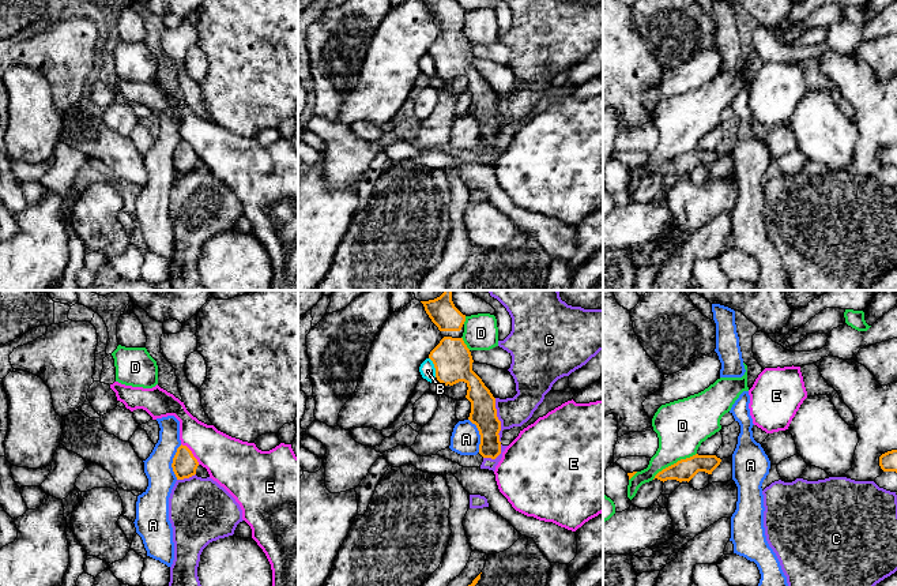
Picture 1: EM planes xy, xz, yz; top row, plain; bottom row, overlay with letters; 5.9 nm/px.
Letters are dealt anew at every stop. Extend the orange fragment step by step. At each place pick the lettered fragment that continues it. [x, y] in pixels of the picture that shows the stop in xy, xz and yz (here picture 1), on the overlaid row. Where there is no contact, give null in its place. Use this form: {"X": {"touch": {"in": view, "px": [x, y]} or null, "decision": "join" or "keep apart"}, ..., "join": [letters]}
{"A": {"touch": {"in": "xy", "px": [173, 462]}, "decision": "keep apart"}, "B": {"touch": {"in": "xz", "px": [434, 367]}, "decision": "keep apart"}, "C": {"touch": {"in": "xz", "px": [498, 420]}, "decision": "keep apart"}, "D": {"touch": {"in": "yz", "px": [674, 464]}, "decision": "keep apart"}, "E": {"touch": {"in": "xy", "px": [191, 453]}, "decision": "keep apart"}, "join": []}

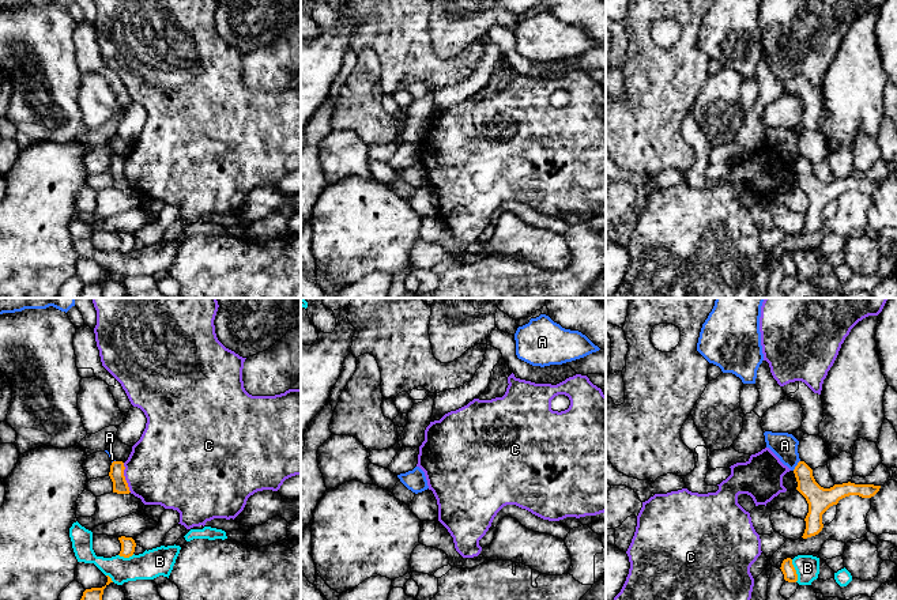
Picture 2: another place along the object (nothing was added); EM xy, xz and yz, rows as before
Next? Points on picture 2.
{"A": {"touch": {"in": "yz", "px": [796, 465]}, "decision": "keep apart"}, "B": {"touch": {"in": "yz", "px": [795, 570]}, "decision": "keep apart"}, "C": {"touch": {"in": "xy", "px": [124, 478]}, "decision": "keep apart"}, "join": []}

